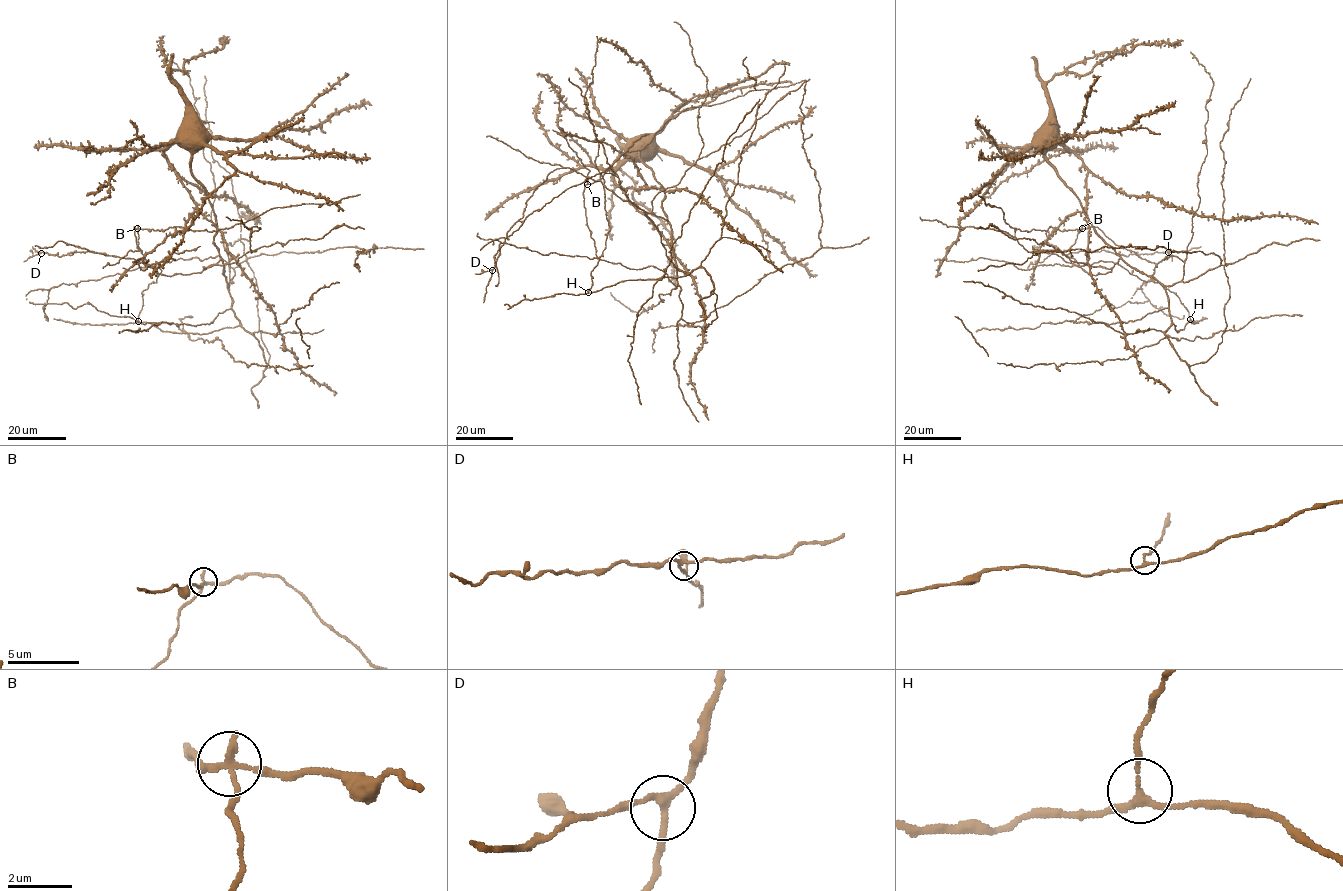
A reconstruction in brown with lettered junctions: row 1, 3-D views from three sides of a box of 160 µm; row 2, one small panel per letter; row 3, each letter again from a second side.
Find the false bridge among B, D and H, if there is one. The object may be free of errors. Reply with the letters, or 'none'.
B

